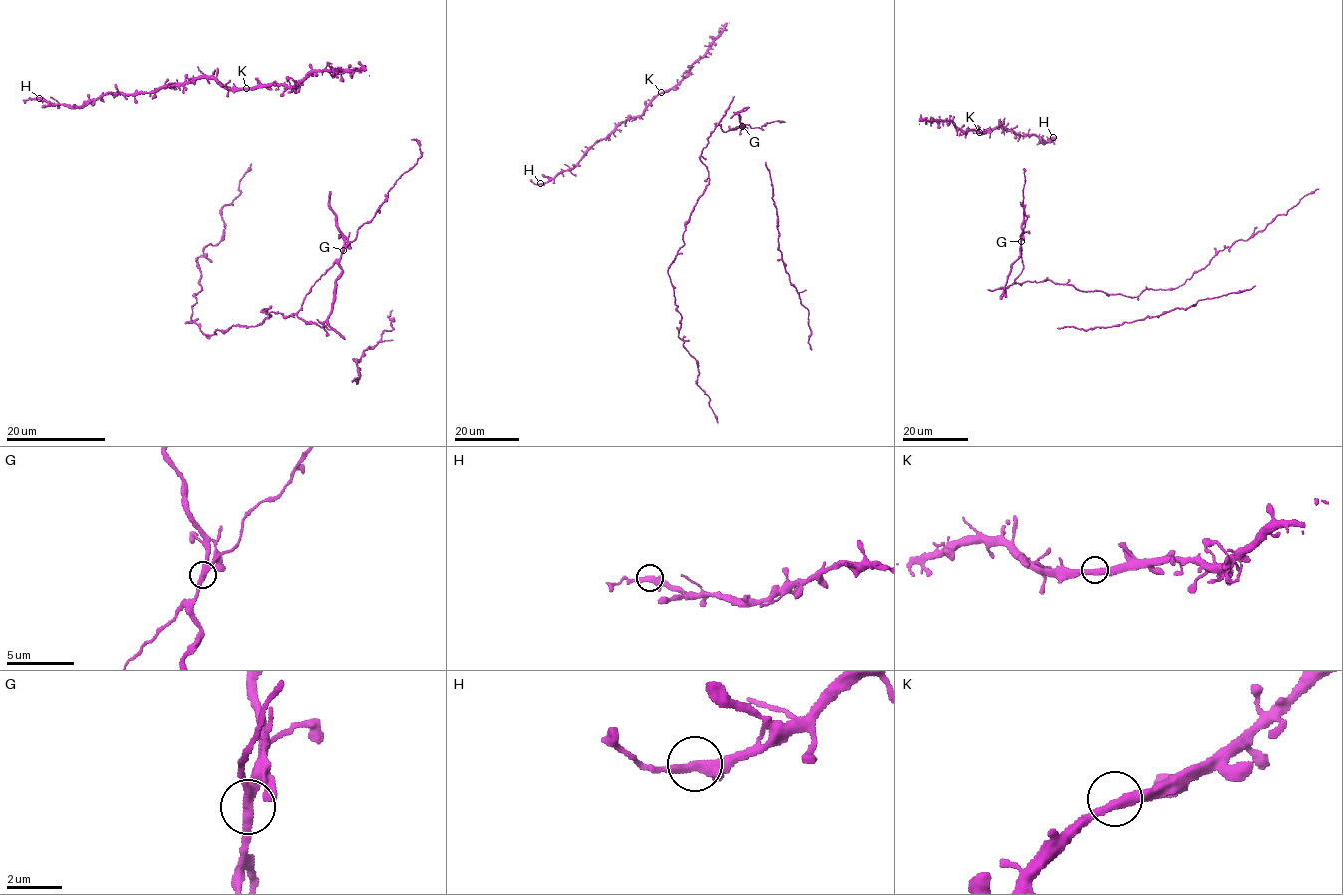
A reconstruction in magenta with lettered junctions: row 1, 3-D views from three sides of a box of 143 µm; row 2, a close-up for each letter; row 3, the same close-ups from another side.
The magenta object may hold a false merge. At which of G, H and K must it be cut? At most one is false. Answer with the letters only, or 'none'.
G

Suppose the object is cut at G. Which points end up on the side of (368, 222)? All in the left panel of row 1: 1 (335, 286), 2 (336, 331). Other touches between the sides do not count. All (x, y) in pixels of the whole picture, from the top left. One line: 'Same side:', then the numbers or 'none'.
Same side: none

